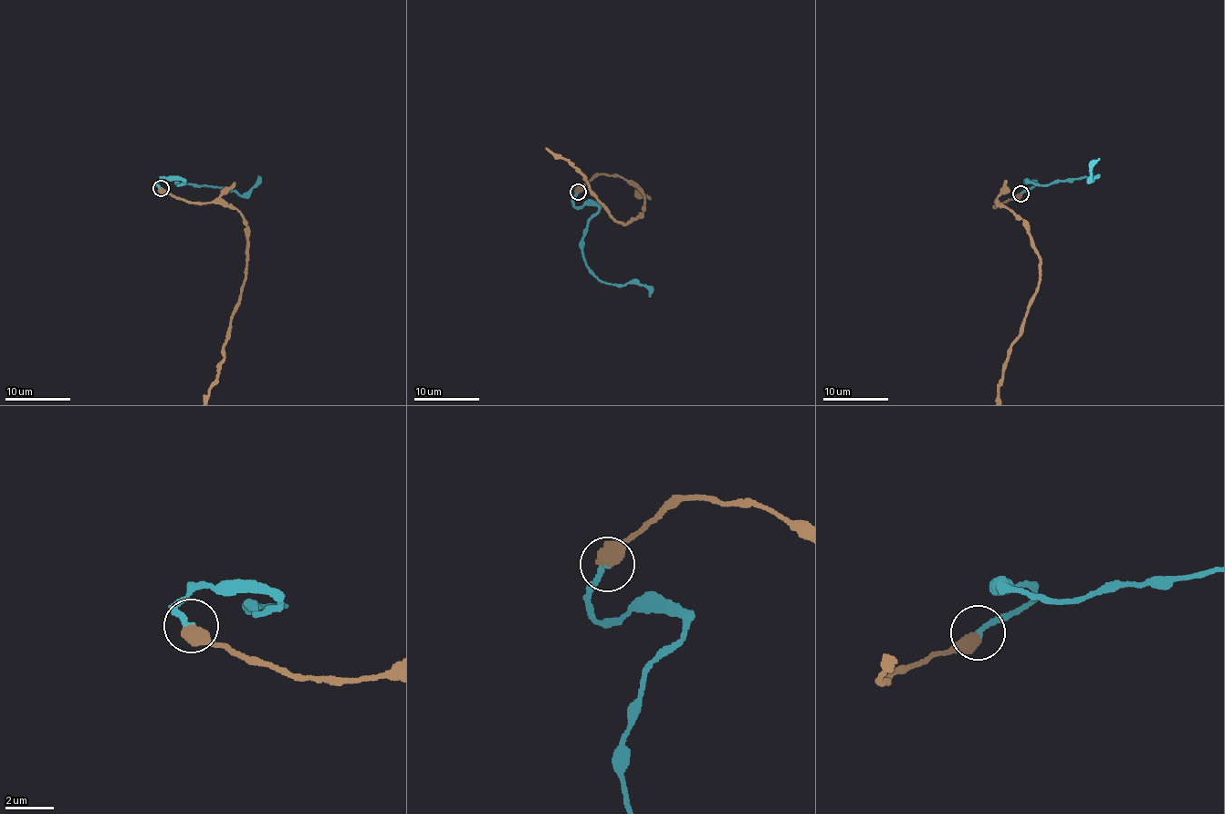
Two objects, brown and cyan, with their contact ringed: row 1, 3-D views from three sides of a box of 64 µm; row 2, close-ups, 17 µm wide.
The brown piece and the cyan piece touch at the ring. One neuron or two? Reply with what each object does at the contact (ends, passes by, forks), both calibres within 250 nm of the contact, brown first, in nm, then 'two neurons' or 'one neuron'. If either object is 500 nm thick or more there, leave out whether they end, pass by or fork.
calibres 600 and 260 nm; one neuron

